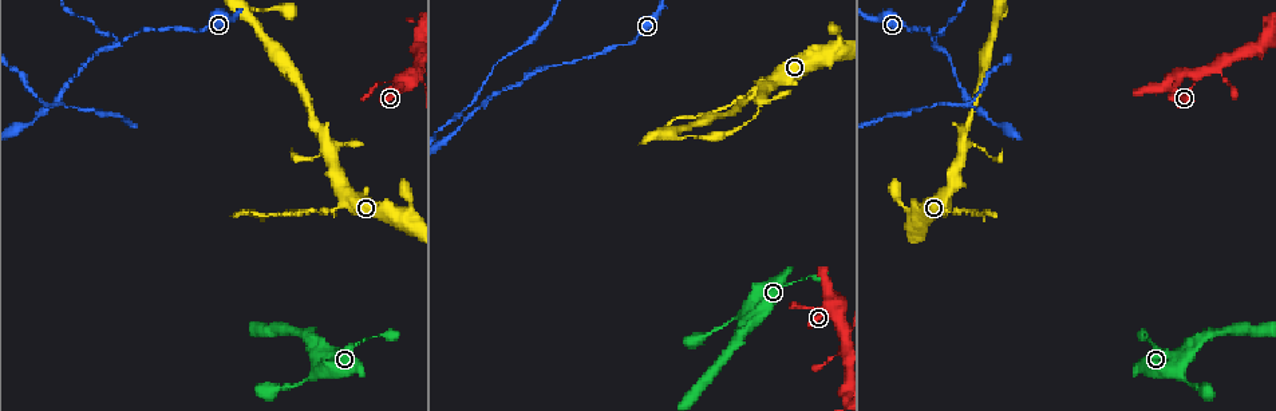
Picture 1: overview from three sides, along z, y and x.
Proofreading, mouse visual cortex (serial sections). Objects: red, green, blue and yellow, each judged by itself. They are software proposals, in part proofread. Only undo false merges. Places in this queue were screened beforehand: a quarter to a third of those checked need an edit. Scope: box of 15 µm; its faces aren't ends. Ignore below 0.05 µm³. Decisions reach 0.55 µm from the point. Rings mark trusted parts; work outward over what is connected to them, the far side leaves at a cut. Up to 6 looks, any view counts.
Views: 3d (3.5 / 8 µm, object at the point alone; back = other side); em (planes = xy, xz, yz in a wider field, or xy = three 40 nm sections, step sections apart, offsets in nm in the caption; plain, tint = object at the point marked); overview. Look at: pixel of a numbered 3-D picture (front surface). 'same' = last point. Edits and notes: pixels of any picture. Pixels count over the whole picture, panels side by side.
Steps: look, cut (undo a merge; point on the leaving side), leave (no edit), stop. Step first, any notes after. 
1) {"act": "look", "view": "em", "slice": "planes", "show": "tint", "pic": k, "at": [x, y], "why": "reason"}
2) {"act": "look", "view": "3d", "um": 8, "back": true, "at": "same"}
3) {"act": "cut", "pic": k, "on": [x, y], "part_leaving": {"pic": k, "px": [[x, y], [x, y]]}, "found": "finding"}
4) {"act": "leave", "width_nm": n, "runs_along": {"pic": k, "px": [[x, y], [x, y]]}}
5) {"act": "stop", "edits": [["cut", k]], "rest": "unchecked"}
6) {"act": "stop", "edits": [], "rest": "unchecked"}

{"act": "look", "view": "3d", "um": 3.5, "pic": 1, "at": [745, 312], "why": "sharp bend"}

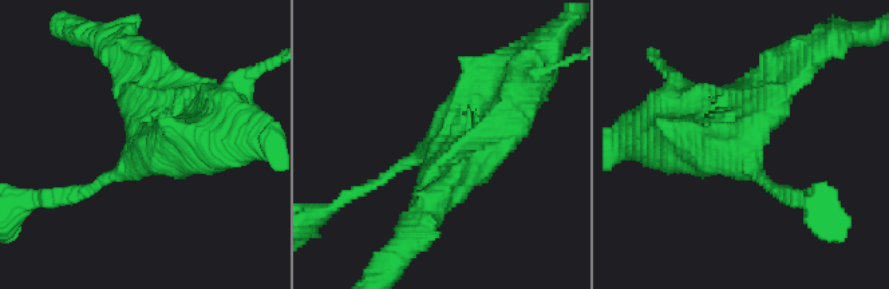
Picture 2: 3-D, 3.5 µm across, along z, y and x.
{"act": "leave", "runs_along": {"pic": 2, "px": [[526, 82], [447, 191]]}, "found": "continuous, no second cell"}

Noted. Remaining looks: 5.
{"act": "look", "view": "3d", "um": 8, "back": true, "pic": 1, "at": [327, 212]}

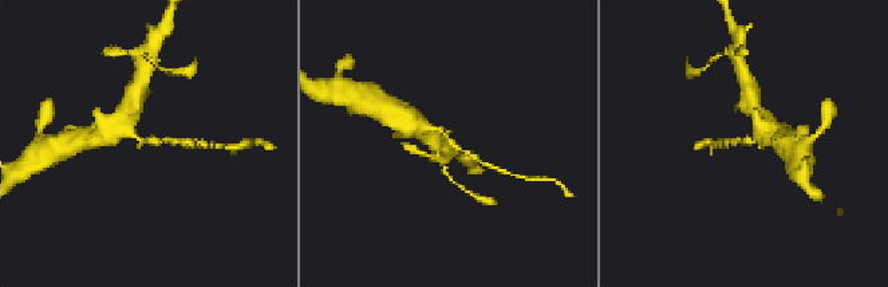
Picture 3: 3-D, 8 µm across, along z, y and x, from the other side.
{"act": "look", "view": "3d", "um": 3.5, "pic": 3, "at": [449, 138], "why": "closer look"}

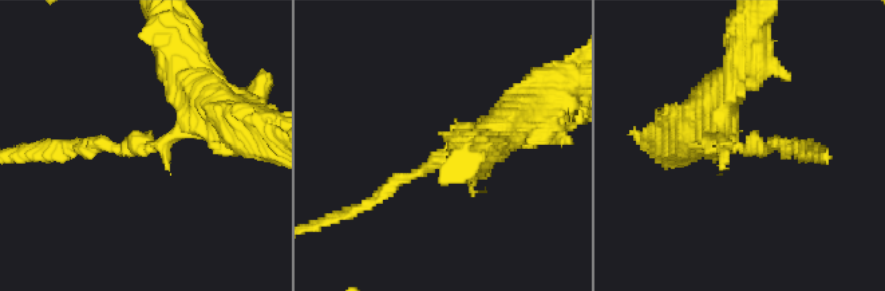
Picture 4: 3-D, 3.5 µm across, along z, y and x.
{"act": "cut", "pic": 4, "on": [135, 136], "part_leaving": {"pic": 4, "px": [[176, 134], [151, 148], [78, 148]]}, "found": "a second cell is stuck on"}

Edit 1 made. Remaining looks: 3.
{"act": "look", "view": "3d", "um": 3.5, "pic": 1, "at": [544, 65], "why": "side arm on a straight run"}

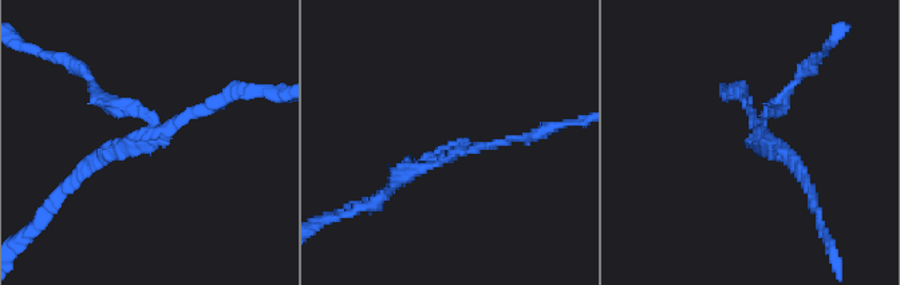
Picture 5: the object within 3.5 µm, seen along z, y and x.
{"act": "cut", "pic": 5, "on": [107, 106], "arm_widths_nm": [100, 150, 150], "part_leaving": {"pic": 5, "px": [[150, 121], [55, 59]]}, "found": "a second cell is stuck on"}

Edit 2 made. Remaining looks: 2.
{"act": "stop", "edits": [["cut", 4], ["cut", 5]], "rest": "unchecked"}

